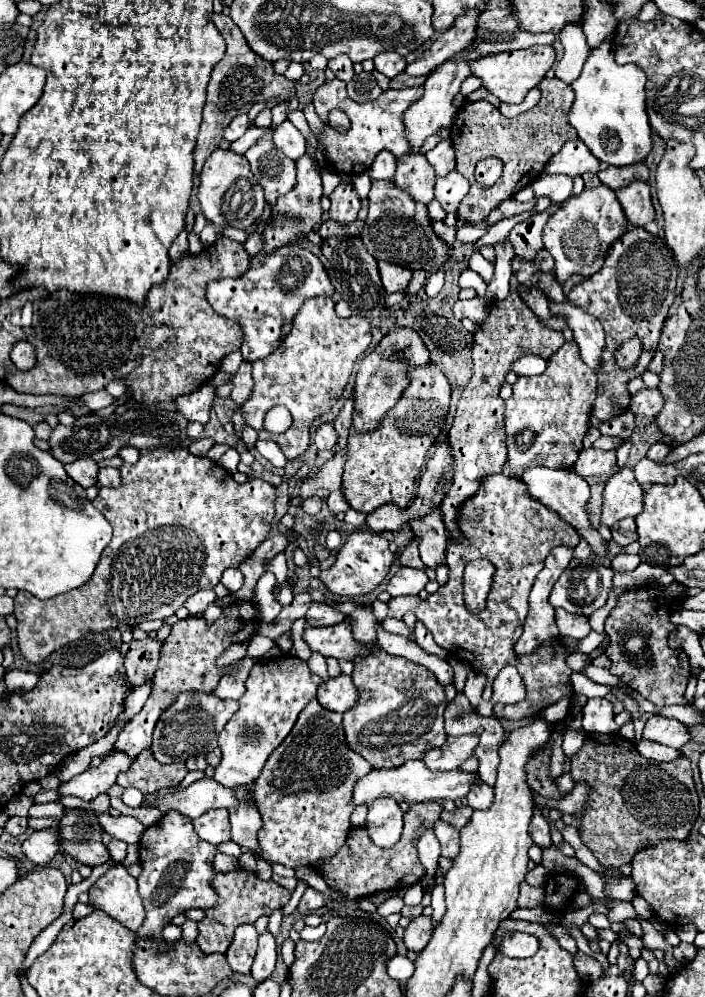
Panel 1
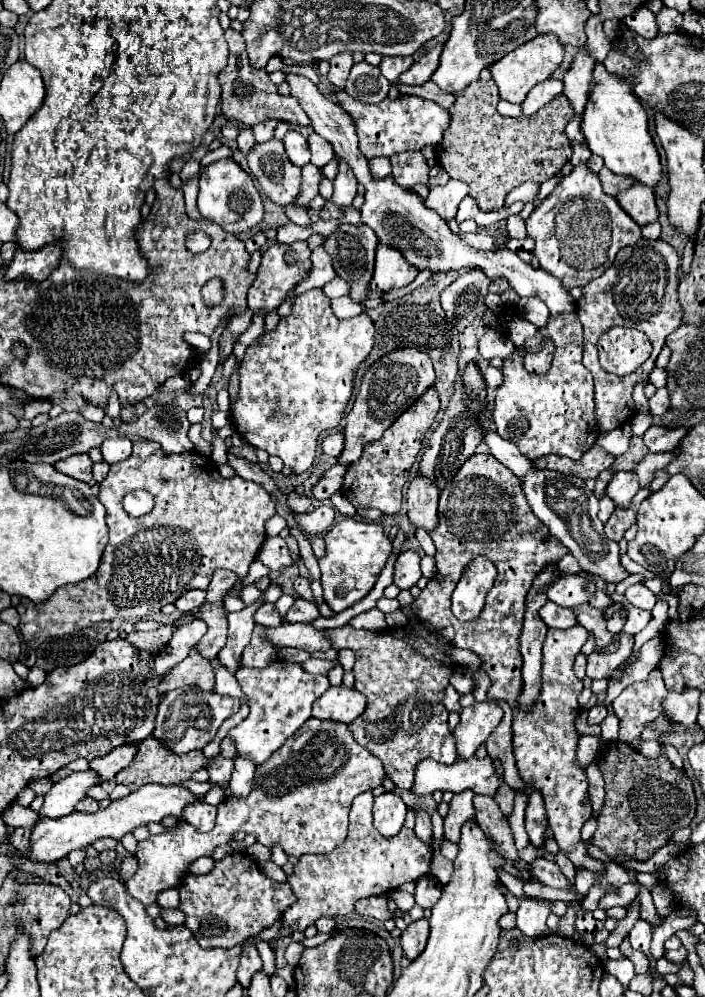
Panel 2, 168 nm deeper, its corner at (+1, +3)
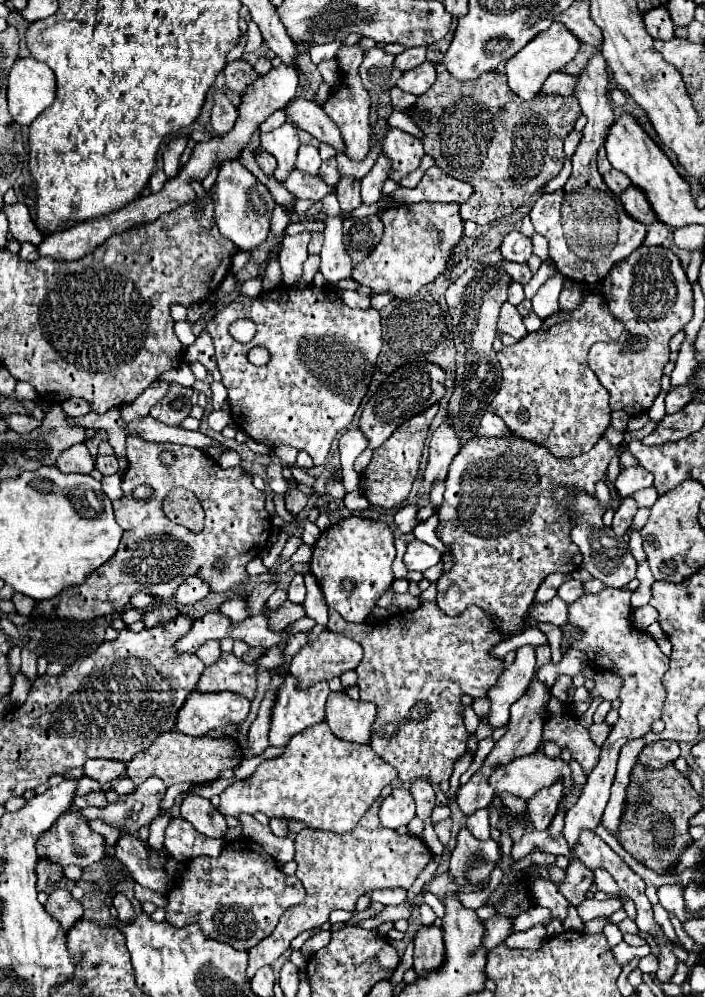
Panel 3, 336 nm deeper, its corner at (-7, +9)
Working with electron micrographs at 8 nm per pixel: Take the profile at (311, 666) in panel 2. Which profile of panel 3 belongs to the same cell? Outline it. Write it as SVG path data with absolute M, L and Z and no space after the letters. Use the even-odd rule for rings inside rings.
M324 630L314 642L306 644L292 656L288 672L298 680L298 688L306 690L316 682L328 682L330 678L342 676L346 670L354 670L360 664L360 660L362 660L362 648L358 642L354 642L348 636Z

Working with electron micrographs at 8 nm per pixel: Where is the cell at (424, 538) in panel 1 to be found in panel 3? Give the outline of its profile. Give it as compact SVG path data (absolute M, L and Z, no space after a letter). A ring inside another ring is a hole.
M446 420L442 426L436 428L430 440L430 456L428 456L428 466L424 470L424 488L430 492L432 484L436 480L444 480L448 466L452 458L460 450L460 438L454 432L452 424Z

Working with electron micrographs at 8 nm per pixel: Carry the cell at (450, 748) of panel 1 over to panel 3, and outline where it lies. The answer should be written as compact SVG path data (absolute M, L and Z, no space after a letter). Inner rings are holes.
M522 646L516 650L514 662L498 676L490 688L488 698L492 700L488 720L494 728L504 726L510 718L510 706L524 694L536 672L536 650L534 646Z

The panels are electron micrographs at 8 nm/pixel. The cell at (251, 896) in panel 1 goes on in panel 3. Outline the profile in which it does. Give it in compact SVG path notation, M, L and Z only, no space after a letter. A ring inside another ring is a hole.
M238 838L226 842L218 858L198 856L186 862L166 898L166 922L172 926L198 924L206 938L230 944L236 950L250 950L272 934L284 910L304 900L304 886L296 876L284 874L258 842Z

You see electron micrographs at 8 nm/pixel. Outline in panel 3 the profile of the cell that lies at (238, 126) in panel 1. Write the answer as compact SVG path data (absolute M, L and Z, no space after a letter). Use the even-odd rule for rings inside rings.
M214 90L212 96L214 96L214 108L212 108L210 124L212 124L214 132L226 134L228 130L232 130L232 126L236 122L236 108L230 104L230 100L220 90Z

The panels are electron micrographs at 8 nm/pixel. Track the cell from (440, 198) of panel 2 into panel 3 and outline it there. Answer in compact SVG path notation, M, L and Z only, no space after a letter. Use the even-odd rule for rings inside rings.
M418 202L408 204L406 208L388 208L380 214L380 220L384 224L384 236L374 250L352 268L352 278L358 284L368 286L372 294L386 292L394 298L410 298L422 286L444 274L452 260L452 248L458 244L464 230L458 204L452 202ZM428 244L432 246L428 248Z

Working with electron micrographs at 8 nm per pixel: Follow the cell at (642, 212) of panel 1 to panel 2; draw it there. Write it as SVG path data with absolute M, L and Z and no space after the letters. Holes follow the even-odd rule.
M636 182L628 190L620 192L616 196L618 204L632 216L632 220L638 226L646 226L650 222L658 220L658 210L654 202L654 190Z

